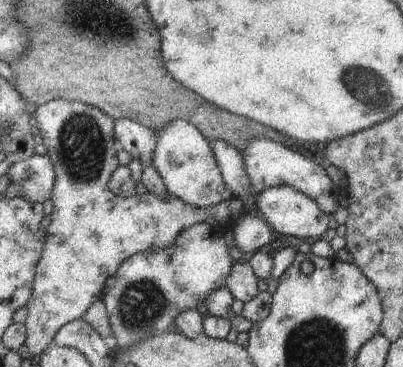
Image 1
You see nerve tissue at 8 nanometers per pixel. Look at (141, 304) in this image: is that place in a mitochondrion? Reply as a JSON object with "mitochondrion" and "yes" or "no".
{"mitochondrion":"yes"}

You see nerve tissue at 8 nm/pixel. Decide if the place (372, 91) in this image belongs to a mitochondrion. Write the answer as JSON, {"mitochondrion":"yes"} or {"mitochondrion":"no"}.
{"mitochondrion":"yes"}

